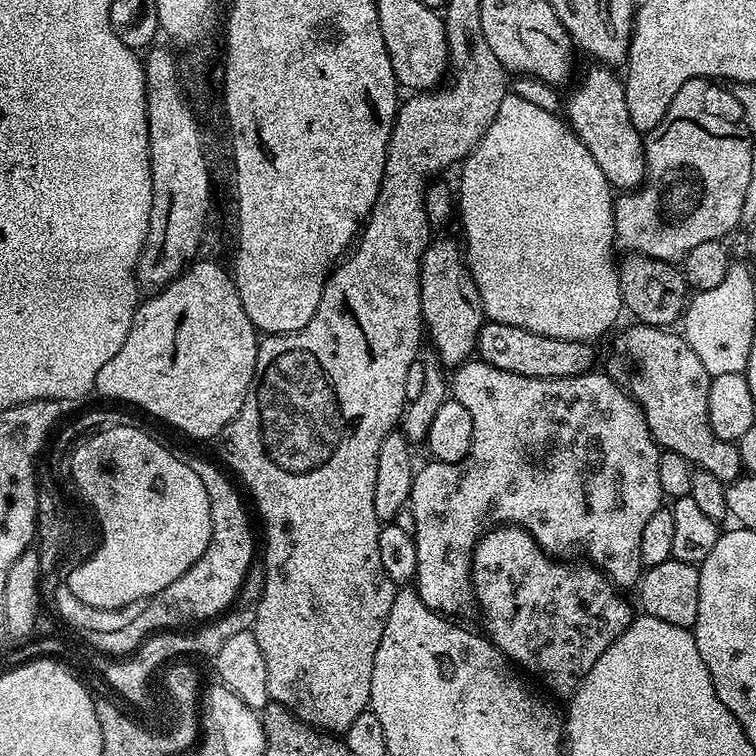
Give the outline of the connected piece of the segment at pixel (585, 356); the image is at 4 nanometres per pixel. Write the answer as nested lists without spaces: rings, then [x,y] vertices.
[[[486,322],[480,328],[480,337],[476,339],[476,352],[479,359],[484,363],[494,366],[498,370],[506,370],[514,374],[522,374],[526,378],[566,378],[567,376],[581,376],[583,372],[593,371],[591,343],[583,340],[559,340],[550,338],[542,334],[534,334],[525,328],[510,326],[509,324],[498,324],[495,322]]]

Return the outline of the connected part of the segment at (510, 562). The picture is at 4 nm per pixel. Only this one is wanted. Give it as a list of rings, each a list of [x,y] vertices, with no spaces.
[[[515,526],[494,528],[490,532],[485,532],[479,542],[476,543],[476,553],[472,556],[472,590],[475,603],[478,608],[480,604],[480,612],[484,615],[483,635],[487,636],[492,641],[492,645],[504,656],[508,657],[513,665],[519,666],[525,673],[533,672],[534,675],[540,676],[541,682],[550,691],[557,692],[558,695],[564,696],[563,698],[568,698],[576,691],[576,687],[583,682],[586,674],[590,674],[590,666],[594,666],[594,662],[598,662],[598,658],[602,658],[602,654],[606,654],[606,646],[610,646],[610,642],[617,640],[628,629],[629,624],[634,619],[634,608],[632,612],[631,606],[620,597],[623,595],[618,591],[616,585],[599,568],[588,562],[583,562],[584,564],[564,563],[568,562],[549,556],[544,549],[540,548],[538,542],[526,529]]]

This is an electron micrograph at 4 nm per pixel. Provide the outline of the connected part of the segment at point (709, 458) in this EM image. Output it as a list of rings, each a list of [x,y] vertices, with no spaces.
[[[633,323],[633,328],[620,332],[612,344],[612,357],[608,360],[607,371],[617,384],[626,385],[626,391],[639,404],[644,412],[648,428],[661,449],[682,454],[693,466],[714,474],[714,478],[725,482],[739,480],[742,475],[740,449],[733,441],[719,440],[709,426],[710,386],[712,377],[706,366],[698,359],[698,354],[690,350],[683,335],[672,333],[672,330],[652,328],[648,324]]]

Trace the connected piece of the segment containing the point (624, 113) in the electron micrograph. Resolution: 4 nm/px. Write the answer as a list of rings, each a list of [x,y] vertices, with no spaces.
[[[593,66],[580,80],[580,85],[566,96],[567,123],[590,150],[594,162],[606,174],[608,183],[616,190],[636,190],[646,179],[644,162],[645,137],[630,122],[630,110],[626,110],[625,81],[615,76],[611,67]]]

